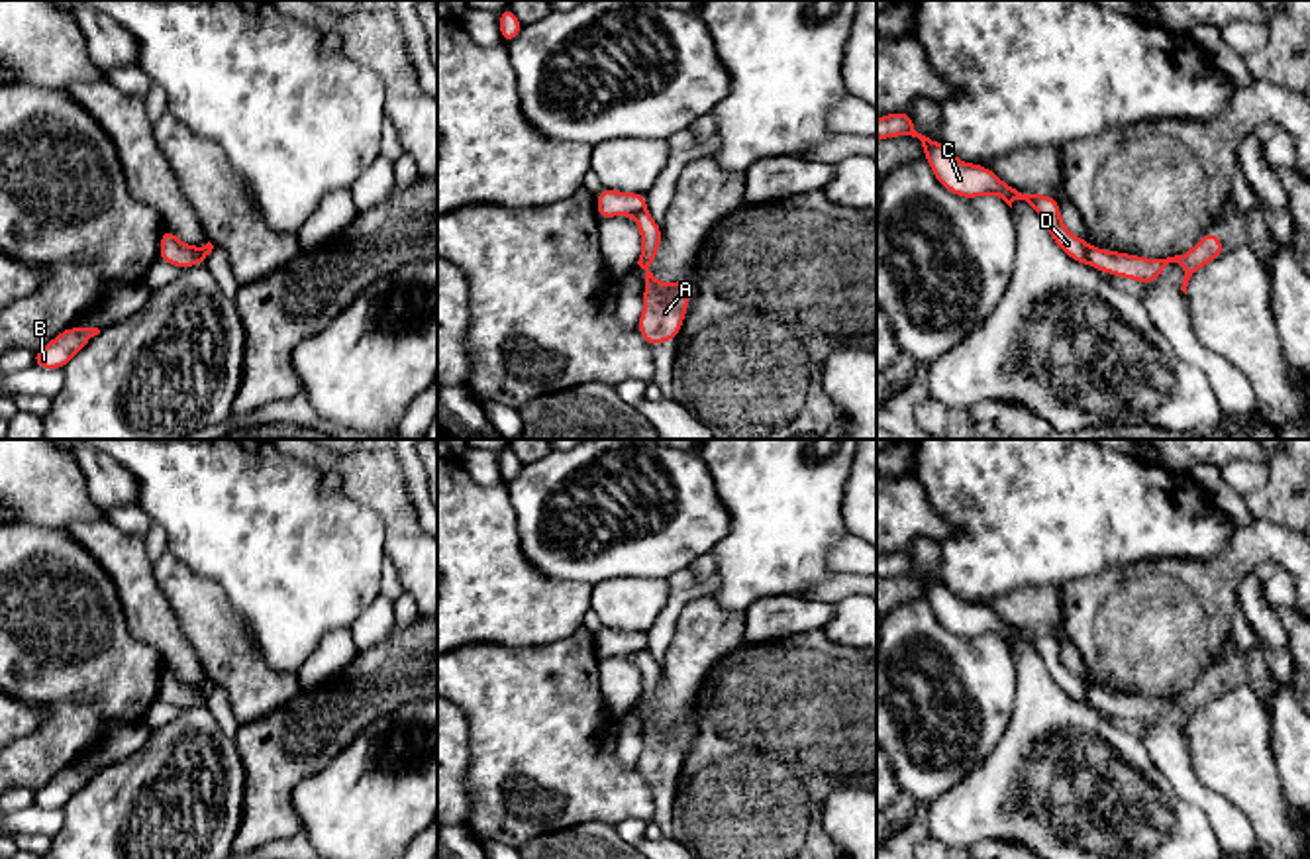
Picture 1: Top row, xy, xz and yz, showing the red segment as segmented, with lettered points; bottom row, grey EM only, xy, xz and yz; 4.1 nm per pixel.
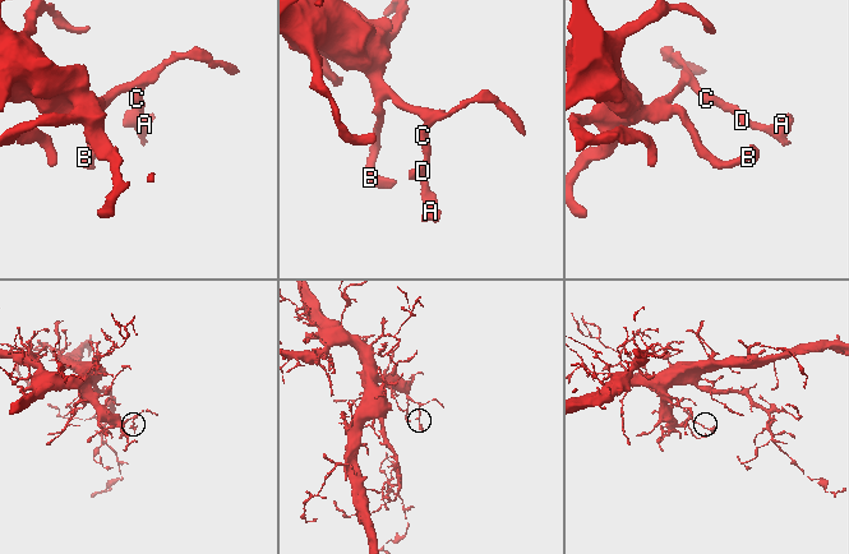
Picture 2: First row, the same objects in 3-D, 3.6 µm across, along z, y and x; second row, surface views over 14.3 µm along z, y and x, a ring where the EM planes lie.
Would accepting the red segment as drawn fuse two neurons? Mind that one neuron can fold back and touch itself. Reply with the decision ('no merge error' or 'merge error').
merge error

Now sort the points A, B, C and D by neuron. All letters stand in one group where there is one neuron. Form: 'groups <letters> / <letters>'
groups A / B C D

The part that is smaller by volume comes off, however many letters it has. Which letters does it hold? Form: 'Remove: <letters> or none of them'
Remove: A

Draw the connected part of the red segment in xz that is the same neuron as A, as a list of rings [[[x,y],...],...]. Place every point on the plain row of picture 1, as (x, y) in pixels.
[[[647,649],[635,653],[635,663],[641,673],[641,694],[637,704],[645,710],[643,753],[635,769],[643,775],[649,786],[657,786],[667,779],[677,779],[682,759],[688,749],[688,722],[675,720],[663,724],[649,706],[661,686],[661,665]]]

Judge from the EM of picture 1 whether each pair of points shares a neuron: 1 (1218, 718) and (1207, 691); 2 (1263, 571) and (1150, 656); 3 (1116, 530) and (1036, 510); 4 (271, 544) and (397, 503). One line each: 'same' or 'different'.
1: different
2: different
3: same
4: different

